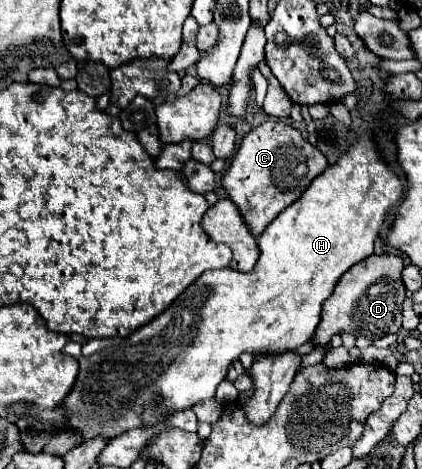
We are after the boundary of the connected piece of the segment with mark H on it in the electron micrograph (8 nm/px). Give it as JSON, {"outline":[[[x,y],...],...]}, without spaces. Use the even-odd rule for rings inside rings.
{"outline":[[[366,131],[362,133],[354,143],[352,147],[342,155],[338,157],[338,161],[334,165],[330,165],[324,173],[320,173],[312,183],[310,187],[302,193],[300,201],[292,203],[286,211],[282,211],[266,229],[264,233],[258,237],[258,247],[260,247],[260,259],[258,263],[254,265],[252,271],[248,273],[242,273],[242,271],[234,271],[230,267],[224,267],[224,269],[218,269],[218,271],[206,271],[204,275],[200,275],[196,279],[196,283],[192,283],[164,313],[160,313],[160,317],[156,317],[156,321],[150,321],[150,325],[134,331],[126,343],[122,347],[108,347],[108,349],[102,349],[90,357],[80,357],[80,375],[74,383],[74,389],[72,393],[66,397],[64,401],[64,407],[66,407],[66,415],[72,417],[72,427],[76,427],[78,431],[84,433],[84,439],[90,439],[90,437],[96,437],[96,435],[104,435],[104,437],[118,437],[134,427],[144,427],[144,425],[152,425],[156,423],[166,411],[180,411],[180,409],[190,409],[194,407],[196,403],[200,401],[206,401],[206,399],[212,399],[216,395],[216,387],[218,383],[226,377],[228,373],[228,365],[240,357],[242,351],[250,351],[250,353],[282,353],[286,349],[294,351],[298,349],[300,345],[304,345],[316,331],[318,323],[320,323],[320,313],[322,313],[322,303],[326,301],[326,297],[330,297],[330,293],[334,291],[334,285],[338,283],[338,279],[342,277],[342,273],[346,273],[352,265],[356,265],[358,261],[366,259],[368,255],[374,253],[374,241],[378,239],[378,231],[386,219],[386,213],[394,207],[394,203],[402,197],[402,191],[404,191],[404,185],[400,181],[400,177],[388,167],[388,163],[382,159],[382,155],[378,153],[378,145],[374,141],[374,135],[372,131]],[[154,395],[162,395],[164,397],[164,411],[152,411],[148,409],[152,405],[152,399]]]}

